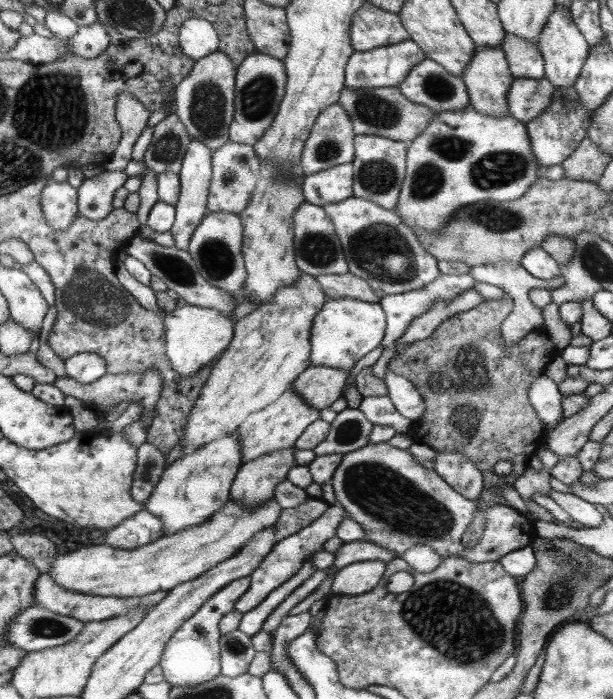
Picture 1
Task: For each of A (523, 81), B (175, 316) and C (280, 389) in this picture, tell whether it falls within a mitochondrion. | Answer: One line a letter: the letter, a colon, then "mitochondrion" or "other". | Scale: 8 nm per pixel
A: other
B: other
C: other

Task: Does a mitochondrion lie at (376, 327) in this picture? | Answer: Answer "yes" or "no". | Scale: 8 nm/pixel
no

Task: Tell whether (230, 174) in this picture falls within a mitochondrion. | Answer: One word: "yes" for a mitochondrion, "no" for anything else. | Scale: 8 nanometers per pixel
yes

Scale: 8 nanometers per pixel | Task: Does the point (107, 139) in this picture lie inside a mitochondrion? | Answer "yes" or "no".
no

